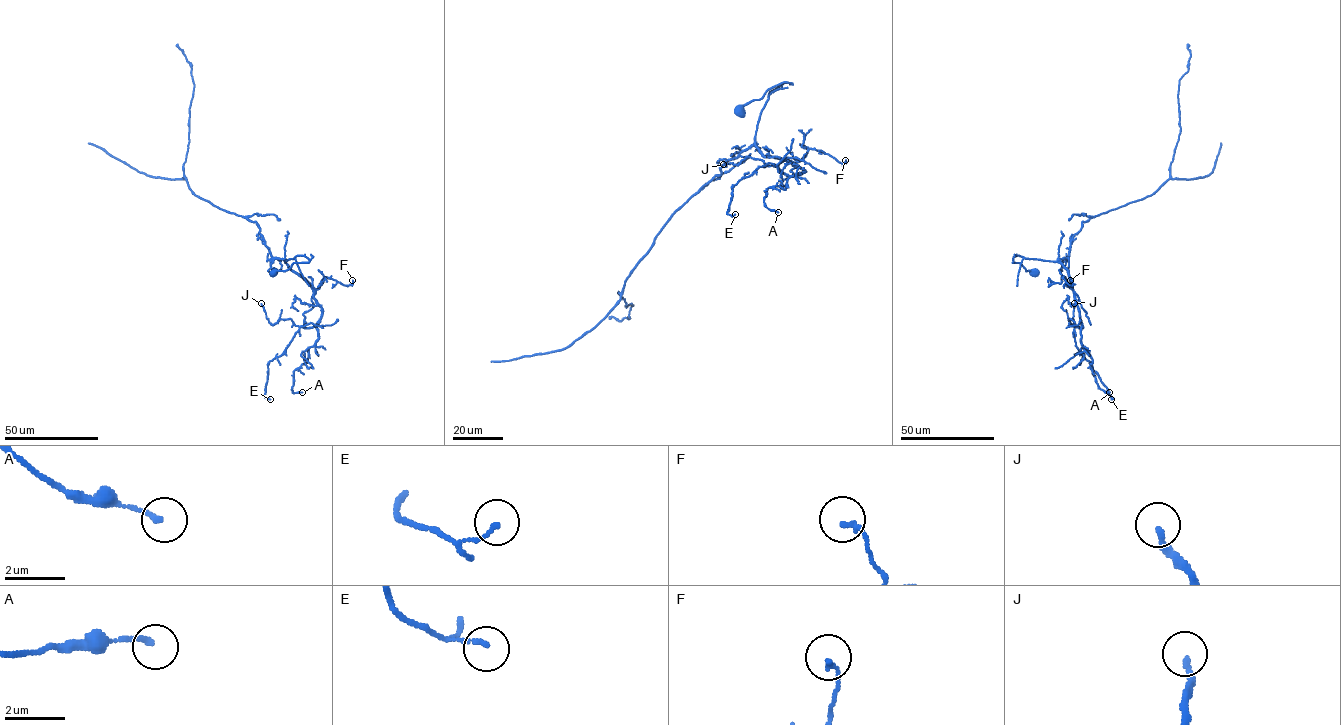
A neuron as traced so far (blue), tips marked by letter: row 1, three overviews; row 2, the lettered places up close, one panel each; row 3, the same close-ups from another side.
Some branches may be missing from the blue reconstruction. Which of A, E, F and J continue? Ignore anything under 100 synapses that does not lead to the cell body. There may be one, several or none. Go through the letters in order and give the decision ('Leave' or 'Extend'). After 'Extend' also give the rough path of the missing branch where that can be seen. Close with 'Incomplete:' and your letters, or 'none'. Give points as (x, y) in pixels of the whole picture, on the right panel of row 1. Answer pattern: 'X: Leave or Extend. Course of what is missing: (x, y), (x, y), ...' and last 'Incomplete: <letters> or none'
A: Leave
E: Leave
F: Leave
J: Leave
Incomplete: none

